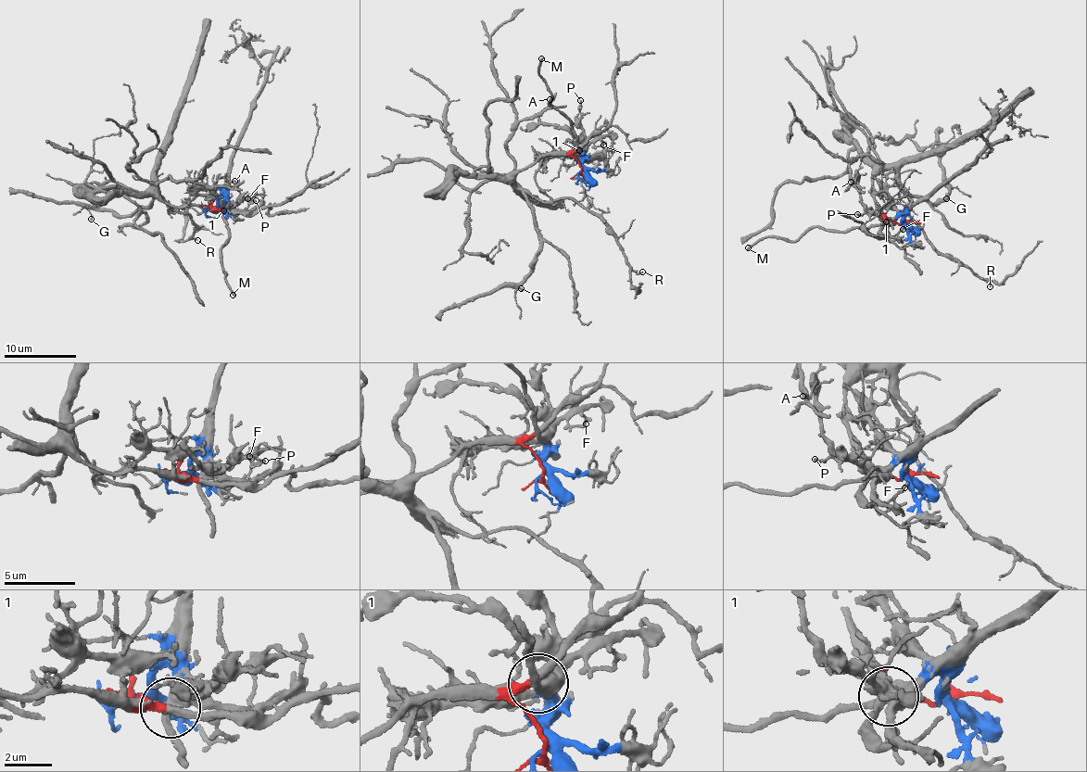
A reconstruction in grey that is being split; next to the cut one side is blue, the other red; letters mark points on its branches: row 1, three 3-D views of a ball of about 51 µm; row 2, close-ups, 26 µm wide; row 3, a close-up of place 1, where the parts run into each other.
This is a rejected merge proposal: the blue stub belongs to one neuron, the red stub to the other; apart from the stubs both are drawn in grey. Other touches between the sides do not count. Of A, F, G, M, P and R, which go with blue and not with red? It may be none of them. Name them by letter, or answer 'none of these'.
A, F, M, P

